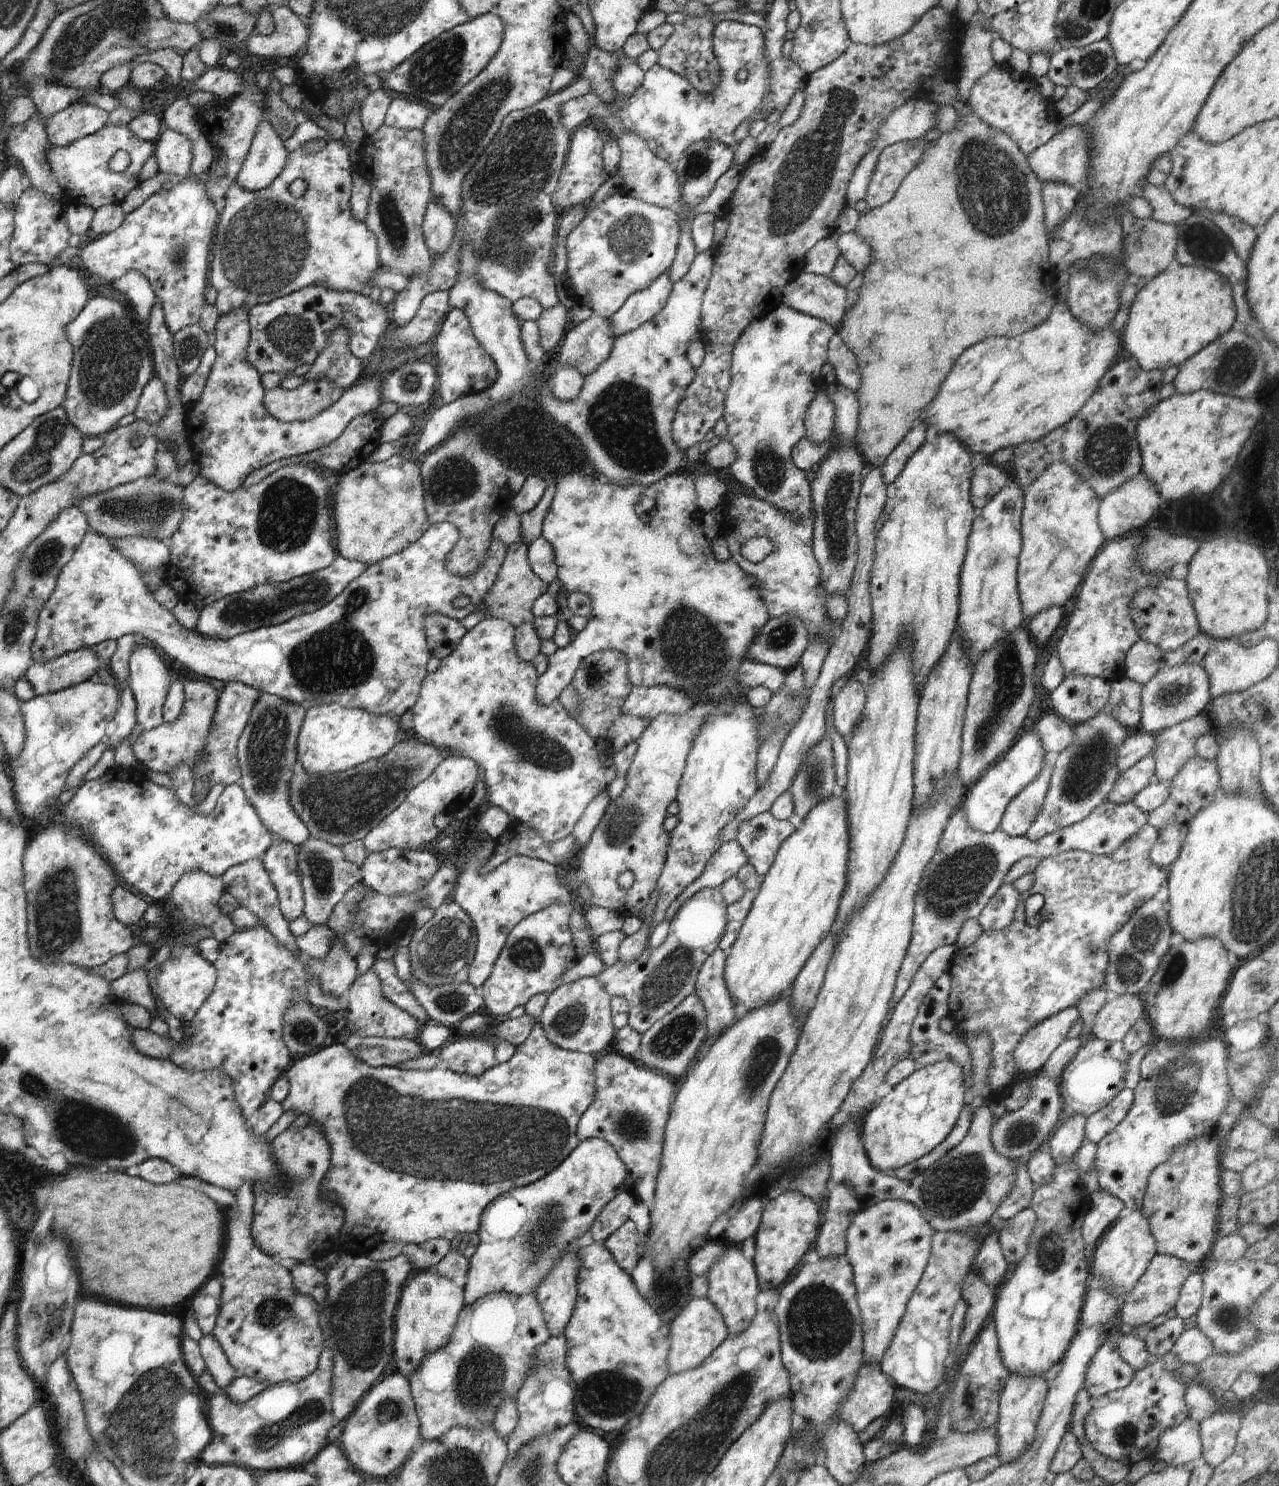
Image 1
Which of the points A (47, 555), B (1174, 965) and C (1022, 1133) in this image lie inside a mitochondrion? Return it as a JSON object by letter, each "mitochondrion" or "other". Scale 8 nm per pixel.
{"A":"mitochondrion","B":"mitochondrion","C":"mitochondrion"}

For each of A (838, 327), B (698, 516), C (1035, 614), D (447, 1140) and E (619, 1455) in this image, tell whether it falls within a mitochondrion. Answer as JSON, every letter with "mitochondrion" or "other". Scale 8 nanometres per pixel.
{"A":"other","B":"other","C":"other","D":"mitochondrion","E":"other"}

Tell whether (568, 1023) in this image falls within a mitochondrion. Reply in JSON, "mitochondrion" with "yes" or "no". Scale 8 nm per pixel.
{"mitochondrion":"yes"}

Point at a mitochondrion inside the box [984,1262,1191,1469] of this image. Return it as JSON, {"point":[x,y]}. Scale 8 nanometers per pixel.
{"point":[1126,1434]}

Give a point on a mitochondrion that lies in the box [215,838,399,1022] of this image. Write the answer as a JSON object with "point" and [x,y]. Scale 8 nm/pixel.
{"point":[321,866]}

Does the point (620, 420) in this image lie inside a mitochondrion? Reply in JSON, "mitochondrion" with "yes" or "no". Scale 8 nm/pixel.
{"mitochondrion":"yes"}

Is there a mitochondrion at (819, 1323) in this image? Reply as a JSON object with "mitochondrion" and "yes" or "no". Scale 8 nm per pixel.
{"mitochondrion":"yes"}

